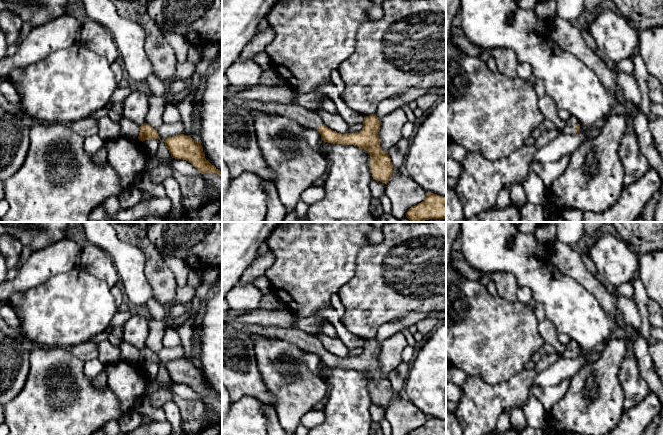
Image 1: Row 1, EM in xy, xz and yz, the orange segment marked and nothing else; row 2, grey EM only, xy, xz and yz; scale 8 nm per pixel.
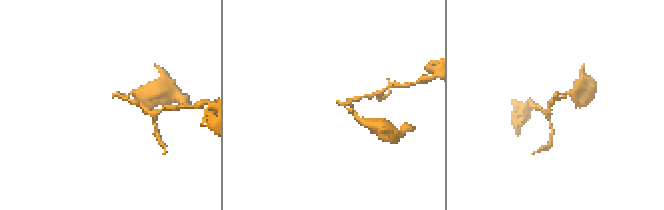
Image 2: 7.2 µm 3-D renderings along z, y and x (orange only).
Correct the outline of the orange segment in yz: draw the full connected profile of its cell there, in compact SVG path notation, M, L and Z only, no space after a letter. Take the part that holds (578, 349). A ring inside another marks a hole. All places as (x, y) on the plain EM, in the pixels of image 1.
M571 340L560 359L574 359L580 355L580 348L576 341Z

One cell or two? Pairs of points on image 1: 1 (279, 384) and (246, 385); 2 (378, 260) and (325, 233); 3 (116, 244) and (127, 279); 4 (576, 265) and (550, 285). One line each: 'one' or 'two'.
1: two
2: two
3: one
4: two

